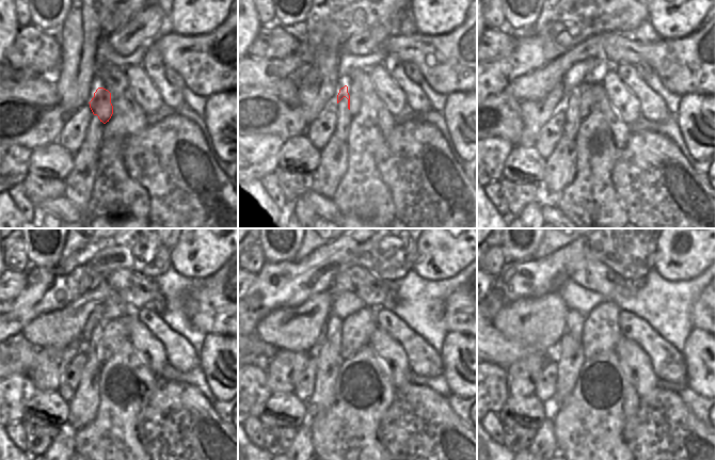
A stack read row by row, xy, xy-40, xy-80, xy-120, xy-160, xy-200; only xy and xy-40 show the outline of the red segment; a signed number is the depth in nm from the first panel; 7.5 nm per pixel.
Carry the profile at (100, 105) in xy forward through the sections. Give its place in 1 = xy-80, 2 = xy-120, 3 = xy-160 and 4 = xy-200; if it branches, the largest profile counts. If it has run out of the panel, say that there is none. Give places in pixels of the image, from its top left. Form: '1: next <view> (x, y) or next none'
1: next xy-80 (586, 106)
2: next xy-120 (114, 332)
3: next xy-160 (356, 330)
4: next xy-200 (601, 332)

